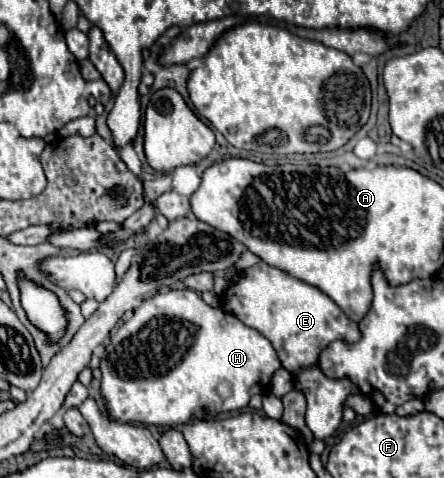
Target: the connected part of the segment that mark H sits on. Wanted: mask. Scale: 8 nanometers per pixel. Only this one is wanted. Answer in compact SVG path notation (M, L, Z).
M168 290L144 300L134 316L124 322L106 346L106 356L100 362L102 394L106 398L104 412L112 420L150 424L150 426L178 426L188 420L216 416L246 408L254 394L266 394L274 372L280 368L276 350L254 328L248 328L236 316L220 306L208 306L194 290Z

